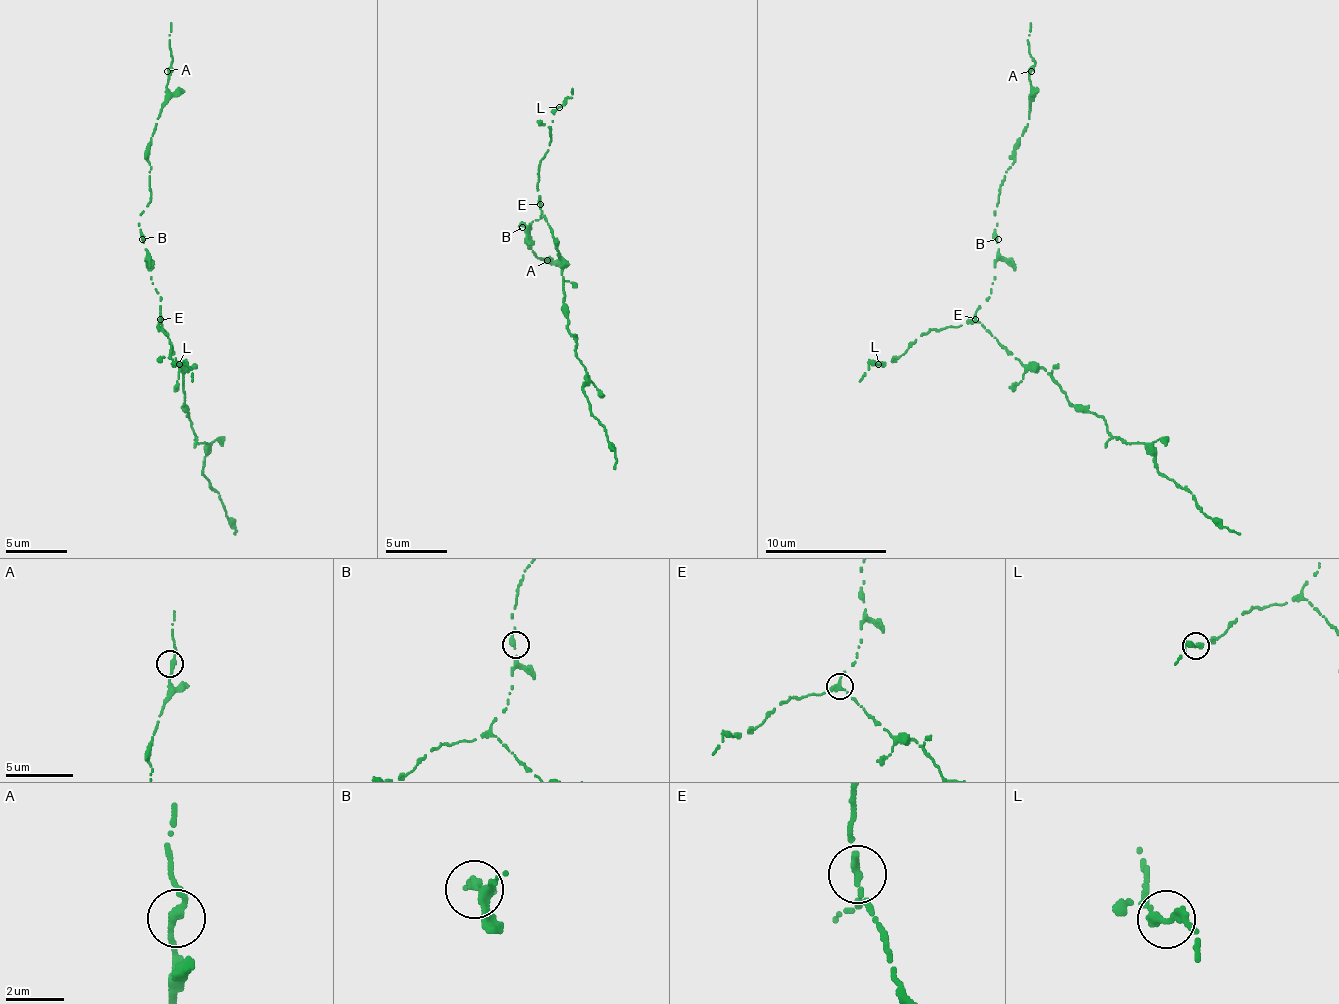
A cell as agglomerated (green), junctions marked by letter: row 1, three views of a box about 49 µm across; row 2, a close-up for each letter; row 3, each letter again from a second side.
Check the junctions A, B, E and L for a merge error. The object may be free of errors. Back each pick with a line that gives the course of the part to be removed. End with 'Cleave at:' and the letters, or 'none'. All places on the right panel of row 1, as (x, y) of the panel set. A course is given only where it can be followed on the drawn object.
E: course (976, 318), (1016, 358), (1040, 367), (1074, 407), (1101, 416), (1114, 437), (1144, 447), (1208, 517), (1239, 535)
Cleave at: E

